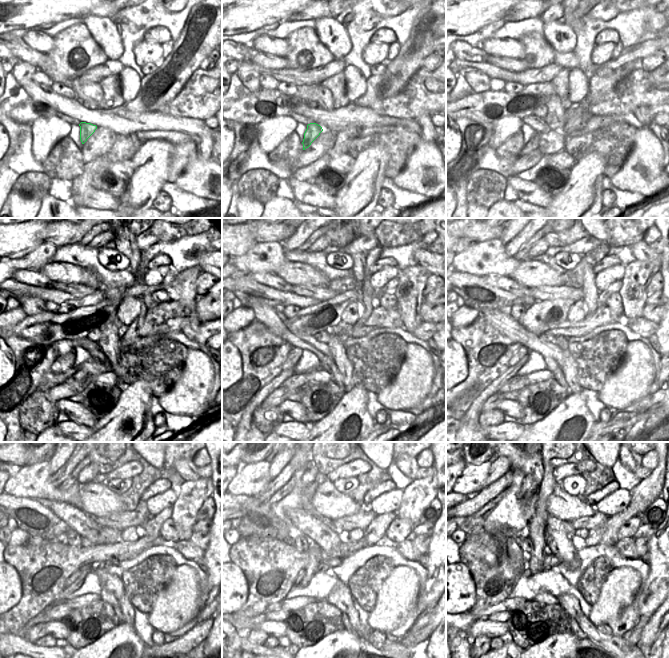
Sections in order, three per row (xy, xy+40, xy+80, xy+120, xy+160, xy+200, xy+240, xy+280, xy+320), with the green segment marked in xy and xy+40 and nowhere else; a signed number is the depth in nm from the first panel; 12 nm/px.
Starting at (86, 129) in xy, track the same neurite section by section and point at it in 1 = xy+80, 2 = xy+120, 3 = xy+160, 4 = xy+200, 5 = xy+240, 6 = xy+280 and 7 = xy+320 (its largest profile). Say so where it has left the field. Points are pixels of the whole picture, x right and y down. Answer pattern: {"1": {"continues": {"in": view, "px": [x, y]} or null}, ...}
{"1": {"continues": {"in": "xy+80", "px": [533, 143]}}, "2": {"continues": {"in": "xy+120", "px": [80, 374]}}, "3": {"continues": {"in": "xy+160", "px": [297, 381]}}, "4": {"continues": {"in": "xy+200", "px": [518, 382]}}, "5": {"continues": {"in": "xy+240", "px": [55, 613]}}, "6": {"continues": {"in": "xy+280", "px": [278, 615]}}, "7": {"continues": {"in": "xy+320", "px": [502, 616]}}}

